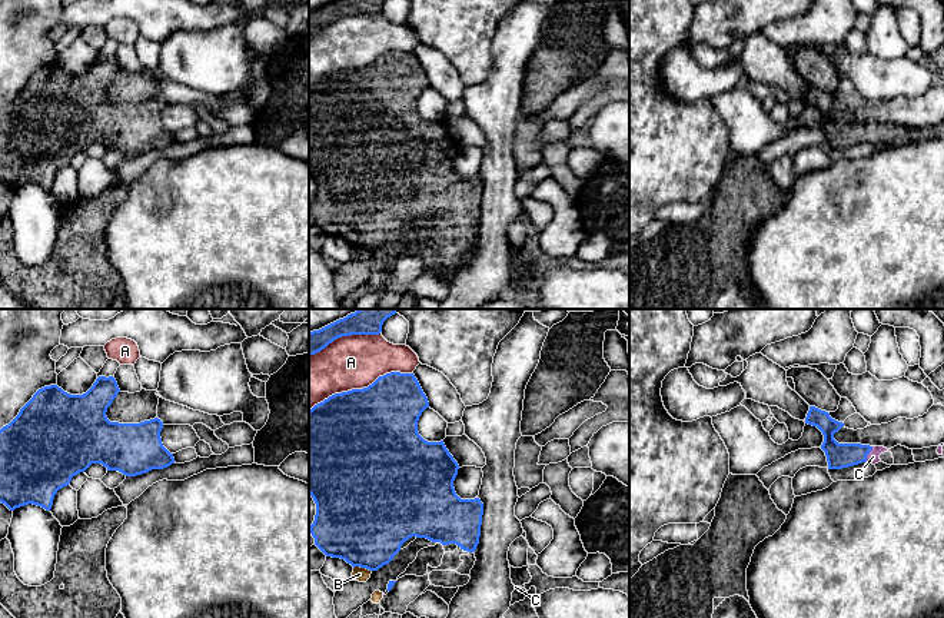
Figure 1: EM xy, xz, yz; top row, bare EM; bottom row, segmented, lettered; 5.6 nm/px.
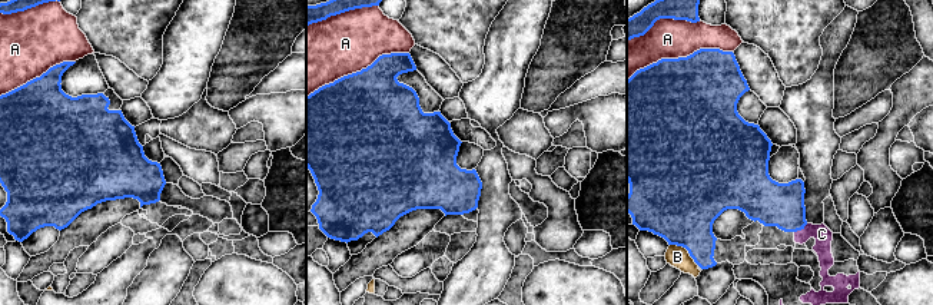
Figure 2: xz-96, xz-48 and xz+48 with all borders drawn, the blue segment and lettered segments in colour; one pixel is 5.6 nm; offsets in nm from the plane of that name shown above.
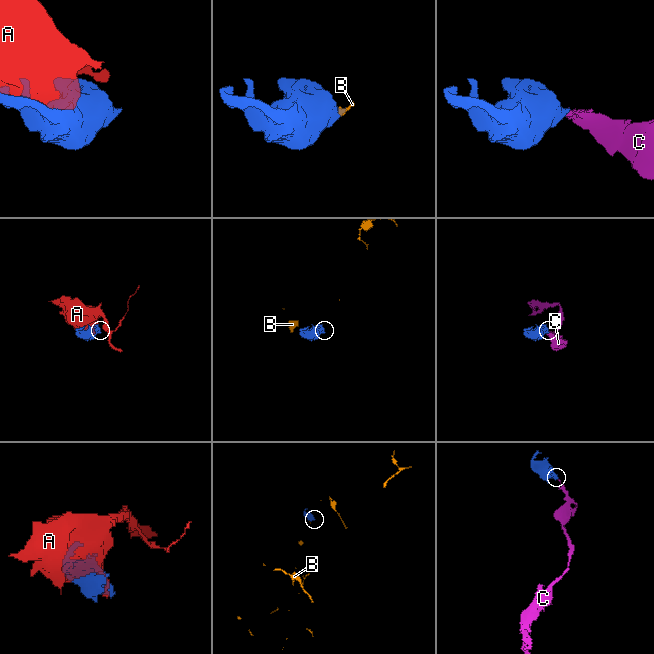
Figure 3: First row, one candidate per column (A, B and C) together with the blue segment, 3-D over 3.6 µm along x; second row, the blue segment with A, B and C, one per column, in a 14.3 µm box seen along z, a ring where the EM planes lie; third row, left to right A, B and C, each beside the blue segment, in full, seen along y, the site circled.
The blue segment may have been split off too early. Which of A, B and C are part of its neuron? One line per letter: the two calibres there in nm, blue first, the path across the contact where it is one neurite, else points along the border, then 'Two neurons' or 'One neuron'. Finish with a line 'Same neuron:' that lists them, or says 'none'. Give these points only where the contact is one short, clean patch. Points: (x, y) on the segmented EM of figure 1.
A: Thickness 500 nm (blue) against 300 nm. Two neurons
B: Thickness 480 nm (blue) against 80 nm. Boundary: xz (354, 567), (365, 567), (371, 571). Two neurons
C: Thickness 140 nm (blue) against 70 nm. Path across: yz (838, 455), (868, 452), (873, 457). One neuron
Same neuron: C

